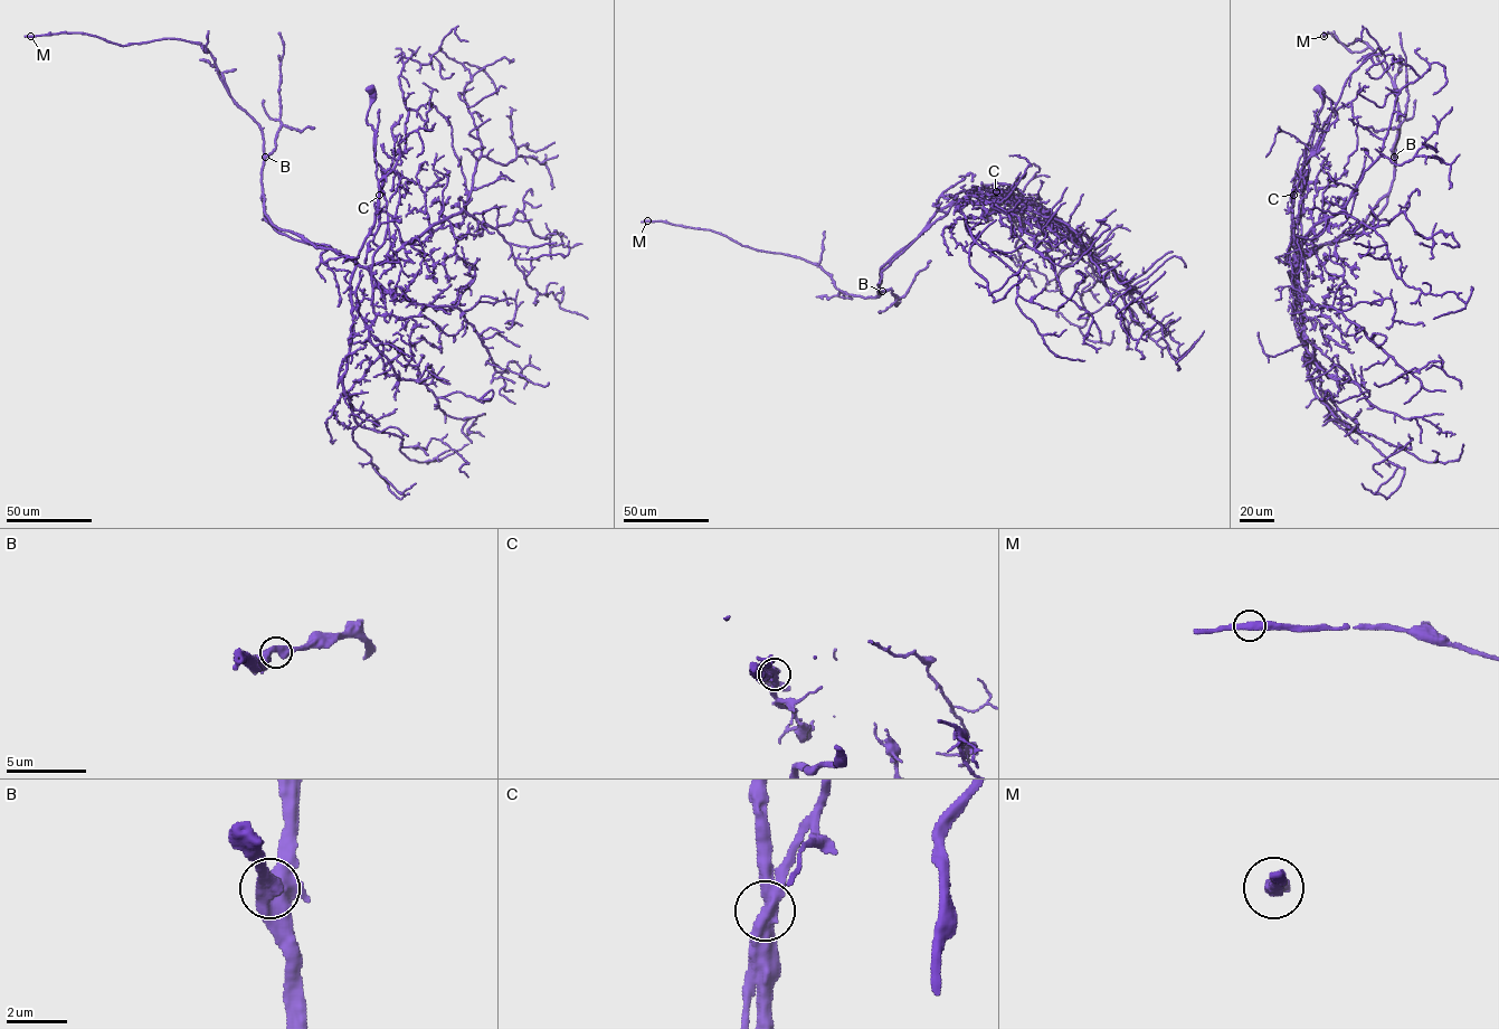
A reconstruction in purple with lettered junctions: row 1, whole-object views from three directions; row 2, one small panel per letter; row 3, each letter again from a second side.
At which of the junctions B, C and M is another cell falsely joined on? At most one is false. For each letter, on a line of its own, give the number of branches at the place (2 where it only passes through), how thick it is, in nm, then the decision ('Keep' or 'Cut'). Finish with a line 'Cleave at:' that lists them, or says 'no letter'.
B: Branches: 2. Thickness 480 nm. Keep
C: Branches: 2. Thickness 600 nm. Cut
M: Branches: 2. Thickness 440 nm. Keep
Cleave at: C

